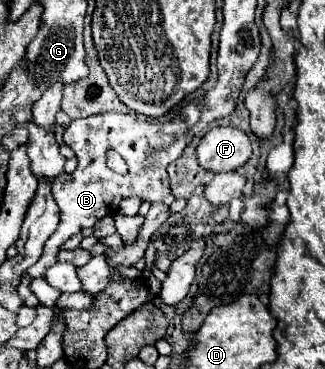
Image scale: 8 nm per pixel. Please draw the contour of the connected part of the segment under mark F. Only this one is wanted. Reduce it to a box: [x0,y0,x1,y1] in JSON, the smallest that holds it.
[196,126,252,174]

